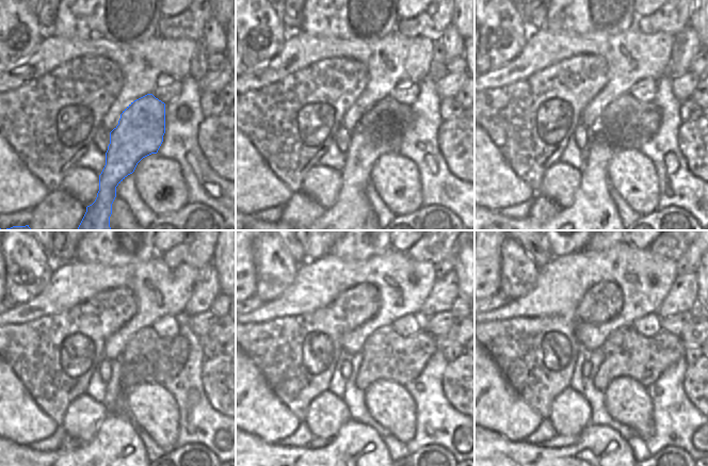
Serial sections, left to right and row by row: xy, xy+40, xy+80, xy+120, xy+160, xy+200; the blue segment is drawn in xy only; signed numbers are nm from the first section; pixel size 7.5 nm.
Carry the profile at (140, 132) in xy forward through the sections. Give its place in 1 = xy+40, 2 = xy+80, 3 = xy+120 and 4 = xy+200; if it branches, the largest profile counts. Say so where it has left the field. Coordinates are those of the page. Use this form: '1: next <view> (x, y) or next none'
1: next xy+40 (351, 208)
2: next xy+80 (593, 208)
3: next xy+120 (116, 447)
4: next xy+200 (599, 447)

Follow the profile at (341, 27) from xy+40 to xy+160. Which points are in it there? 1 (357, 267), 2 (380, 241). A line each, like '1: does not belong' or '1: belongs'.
1: does not belong
2: belongs

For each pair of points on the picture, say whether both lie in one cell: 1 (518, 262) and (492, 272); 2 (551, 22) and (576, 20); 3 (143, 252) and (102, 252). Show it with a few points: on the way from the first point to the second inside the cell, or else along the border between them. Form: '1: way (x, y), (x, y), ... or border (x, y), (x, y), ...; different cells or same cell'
1: border (502, 244), (500, 248), (500, 288), (497, 293); different cells
2: way (558, 20), (569, 20); same cell
3: way (133, 257), (112, 252); same cell

